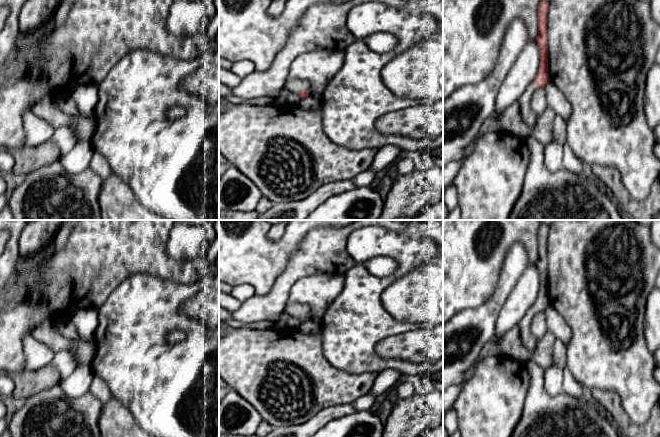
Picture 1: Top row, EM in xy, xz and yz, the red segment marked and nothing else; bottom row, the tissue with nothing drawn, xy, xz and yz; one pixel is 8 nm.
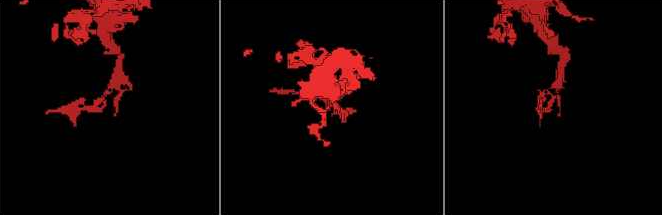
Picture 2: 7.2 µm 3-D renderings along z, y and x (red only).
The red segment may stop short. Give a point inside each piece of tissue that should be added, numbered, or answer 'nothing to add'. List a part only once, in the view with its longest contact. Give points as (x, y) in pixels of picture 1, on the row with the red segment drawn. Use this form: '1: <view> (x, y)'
1: xz (295, 85)

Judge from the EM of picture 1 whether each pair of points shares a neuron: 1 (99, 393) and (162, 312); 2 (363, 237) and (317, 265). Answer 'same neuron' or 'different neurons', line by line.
1: different neurons
2: different neurons

